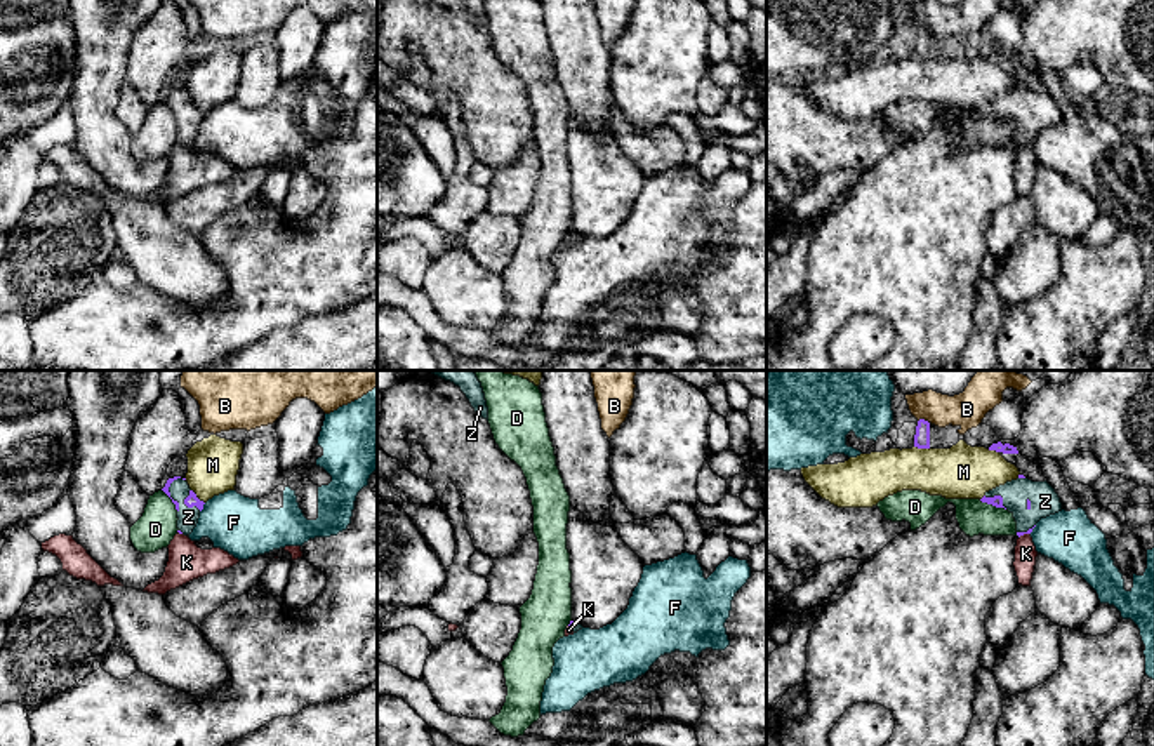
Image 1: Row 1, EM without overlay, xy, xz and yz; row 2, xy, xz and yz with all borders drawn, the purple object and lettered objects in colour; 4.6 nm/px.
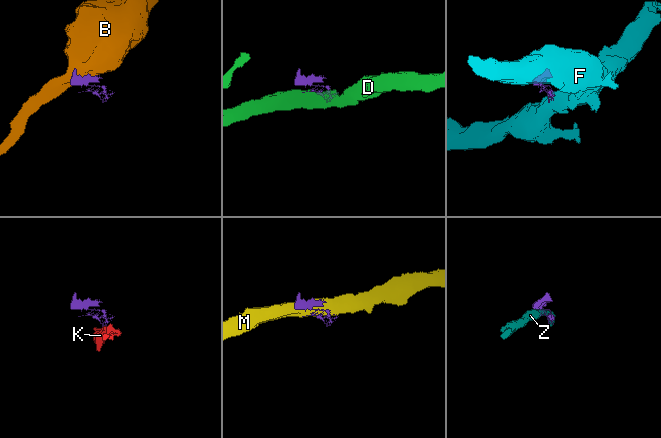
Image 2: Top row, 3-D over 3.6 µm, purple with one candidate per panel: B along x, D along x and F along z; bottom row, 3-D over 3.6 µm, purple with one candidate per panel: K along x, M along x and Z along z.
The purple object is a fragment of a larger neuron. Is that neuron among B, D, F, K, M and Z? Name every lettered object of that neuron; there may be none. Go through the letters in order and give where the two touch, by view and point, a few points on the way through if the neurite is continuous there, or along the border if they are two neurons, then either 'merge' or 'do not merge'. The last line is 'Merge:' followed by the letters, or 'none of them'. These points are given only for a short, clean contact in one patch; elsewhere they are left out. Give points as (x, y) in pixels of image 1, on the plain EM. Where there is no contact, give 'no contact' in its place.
B: meets purple in yz at (923, 30); border along yz (918, 30), (928, 33); do not merge
D: meets purple in yz at (993, 115); do not merge
F: meets purple in xy at (202, 119); border along xy (205, 113), (200, 122); do not merge
K: meets purple in yz at (1024, 143); border along yz (1029, 143), (1019, 148); do not merge
M: meets purple in xy at (195, 106); do not merge
Z: meets purple in xy at (186, 115); merge
Merge: Z

